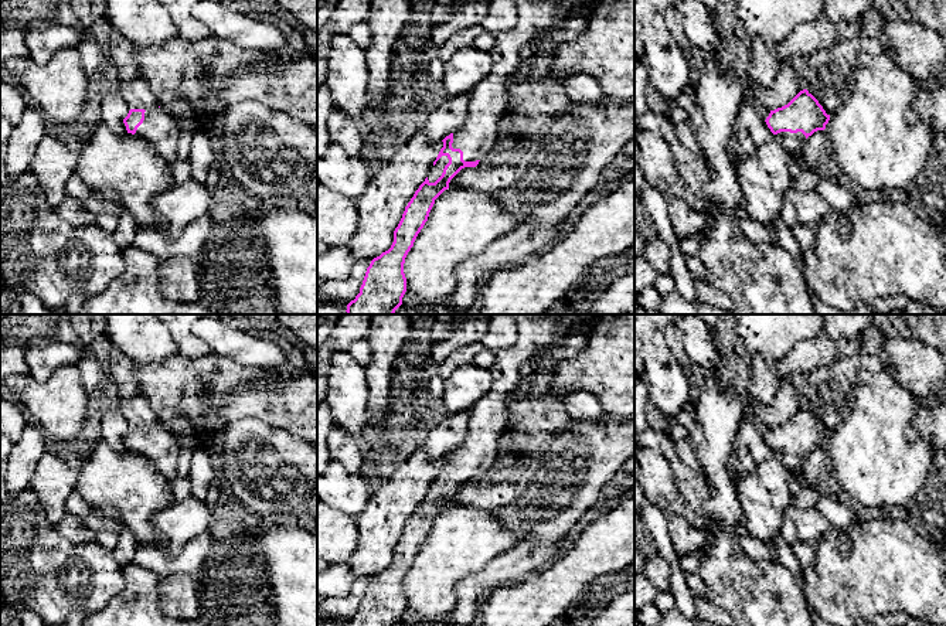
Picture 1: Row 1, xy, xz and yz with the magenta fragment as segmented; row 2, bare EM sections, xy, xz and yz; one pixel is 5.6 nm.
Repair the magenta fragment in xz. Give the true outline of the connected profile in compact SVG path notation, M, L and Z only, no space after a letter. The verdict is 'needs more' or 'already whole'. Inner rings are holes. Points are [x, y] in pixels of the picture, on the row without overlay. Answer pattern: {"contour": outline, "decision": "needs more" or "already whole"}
{"contour": "M511 314L517 323L513 346L496 354L490 368L493 384L469 409L465 442L446 453L428 494L405 524L394 548L391 565L367 585L360 610L347 626L398 626L406 609L404 581L428 538L435 517L449 506L450 497L465 484L476 484L497 460L497 445L508 422L514 391L521 381L520 368L534 353L562 338L578 314Z", "decision": "needs more"}

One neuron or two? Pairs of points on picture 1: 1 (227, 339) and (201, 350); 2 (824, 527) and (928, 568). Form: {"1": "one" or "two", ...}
{"1": "two", "2": "two"}

